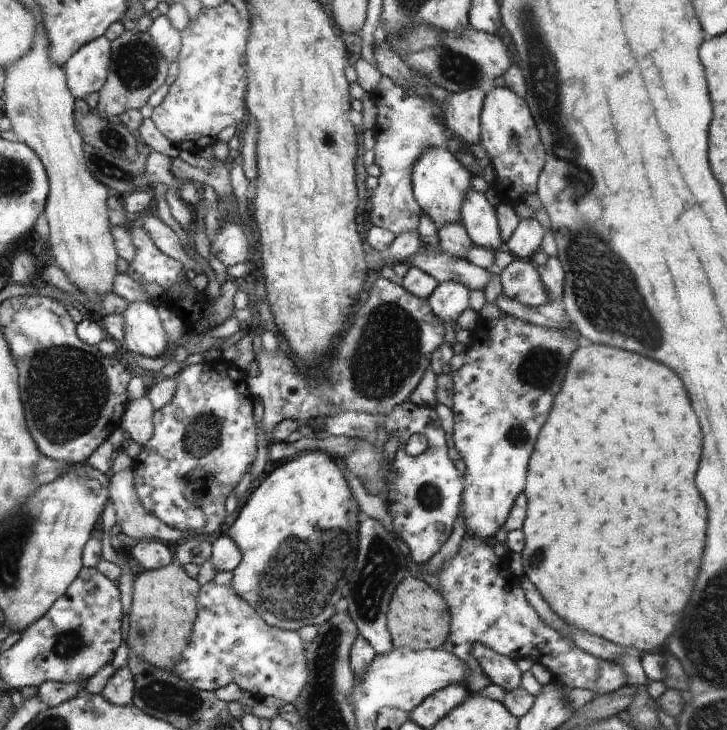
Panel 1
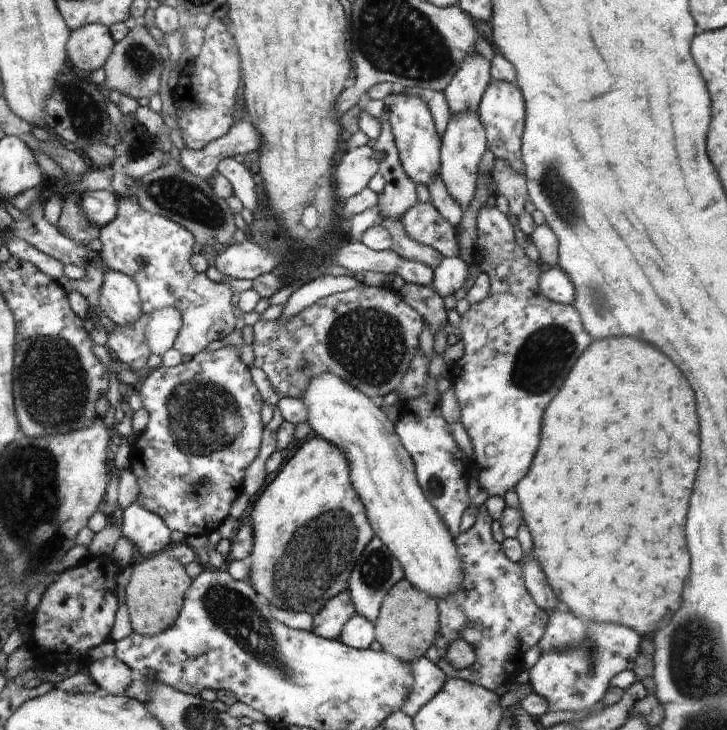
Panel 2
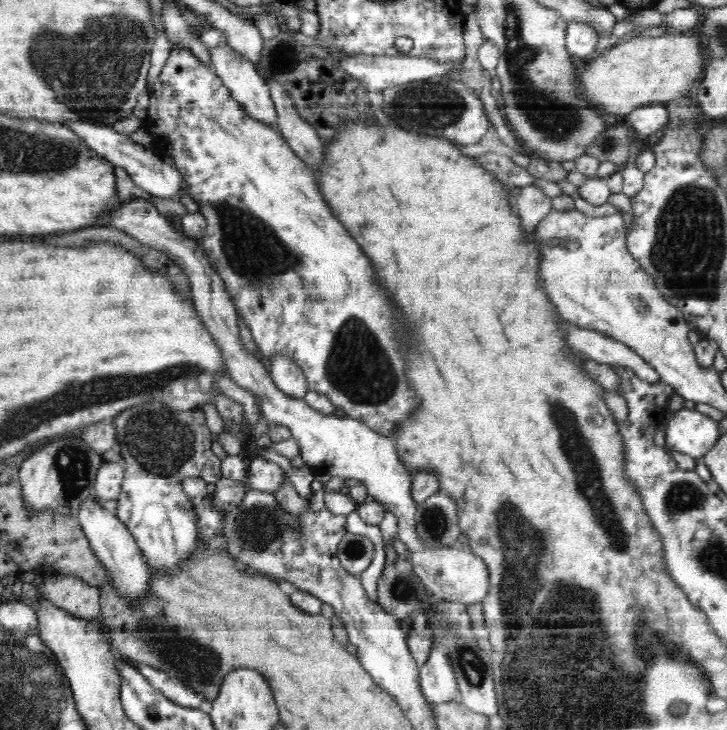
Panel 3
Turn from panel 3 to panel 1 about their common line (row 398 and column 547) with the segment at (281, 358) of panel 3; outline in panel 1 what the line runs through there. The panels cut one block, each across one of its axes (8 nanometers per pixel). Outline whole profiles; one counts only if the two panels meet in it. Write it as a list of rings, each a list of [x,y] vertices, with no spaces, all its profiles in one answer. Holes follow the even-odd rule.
[[[514,258],[499,275],[504,296],[529,307],[548,303],[540,275],[530,260]]]

